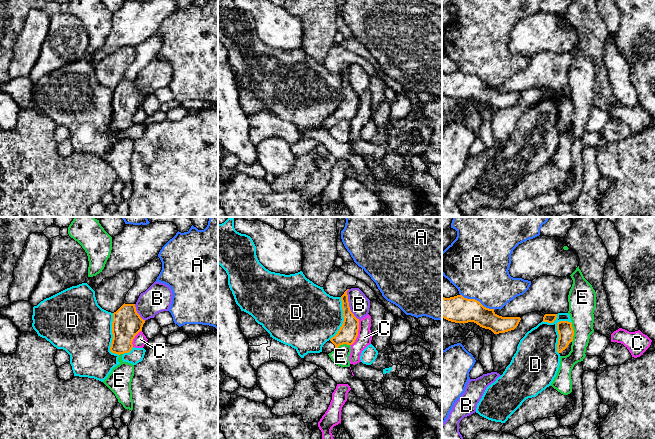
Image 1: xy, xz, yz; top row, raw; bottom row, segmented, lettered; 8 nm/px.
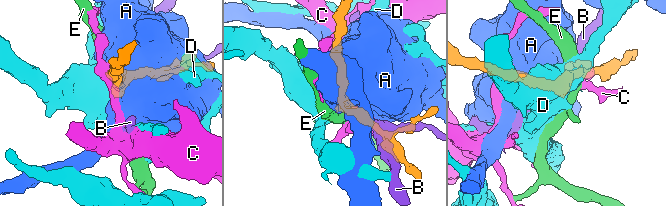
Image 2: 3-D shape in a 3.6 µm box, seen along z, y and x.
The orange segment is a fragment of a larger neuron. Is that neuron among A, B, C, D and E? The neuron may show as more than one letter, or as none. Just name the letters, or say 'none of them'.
none of them

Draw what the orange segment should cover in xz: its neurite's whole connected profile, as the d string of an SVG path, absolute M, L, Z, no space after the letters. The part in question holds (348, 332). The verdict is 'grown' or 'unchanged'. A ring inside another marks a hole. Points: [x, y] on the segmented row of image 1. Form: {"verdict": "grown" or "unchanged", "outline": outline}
{"verdict": "grown", "outline": "M349 289L341 296L344 318L343 324L337 334L323 345L322 352L325 354L331 353L340 345L352 345L358 336L359 319L357 319L350 310L347 295L348 290Z"}

